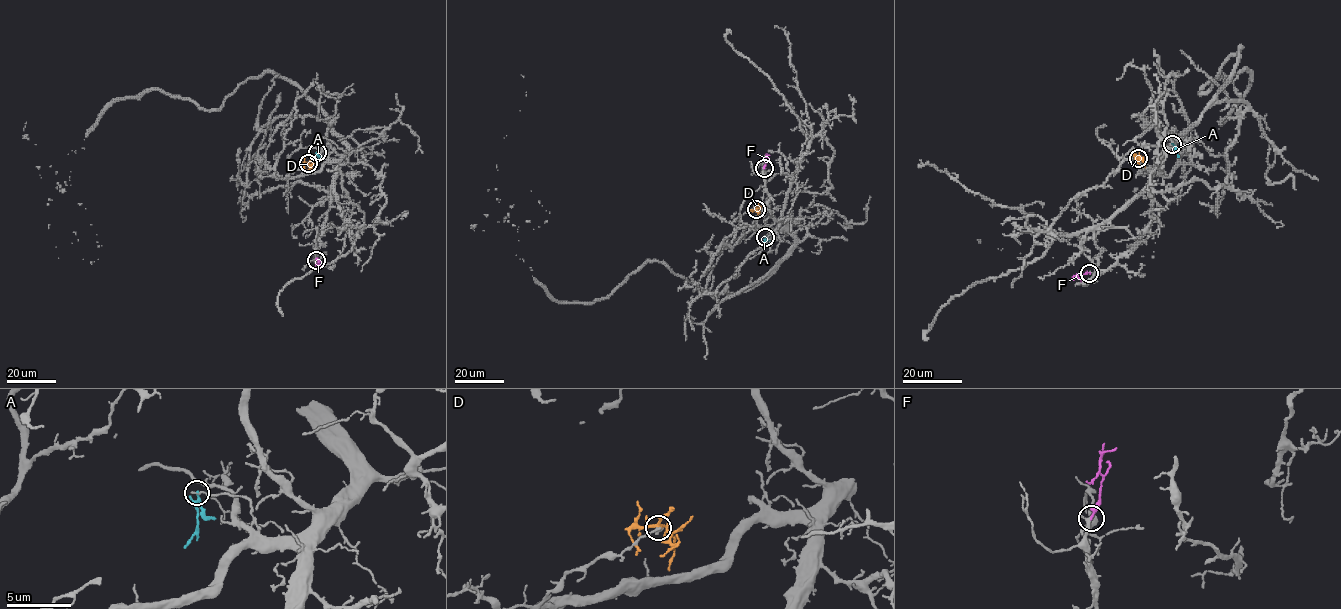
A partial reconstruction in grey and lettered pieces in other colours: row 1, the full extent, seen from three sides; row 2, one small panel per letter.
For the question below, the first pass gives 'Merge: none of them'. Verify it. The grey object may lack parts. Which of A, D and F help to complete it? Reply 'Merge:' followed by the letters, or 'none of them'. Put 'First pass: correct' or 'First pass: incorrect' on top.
First pass: incorrect
Merge: F

